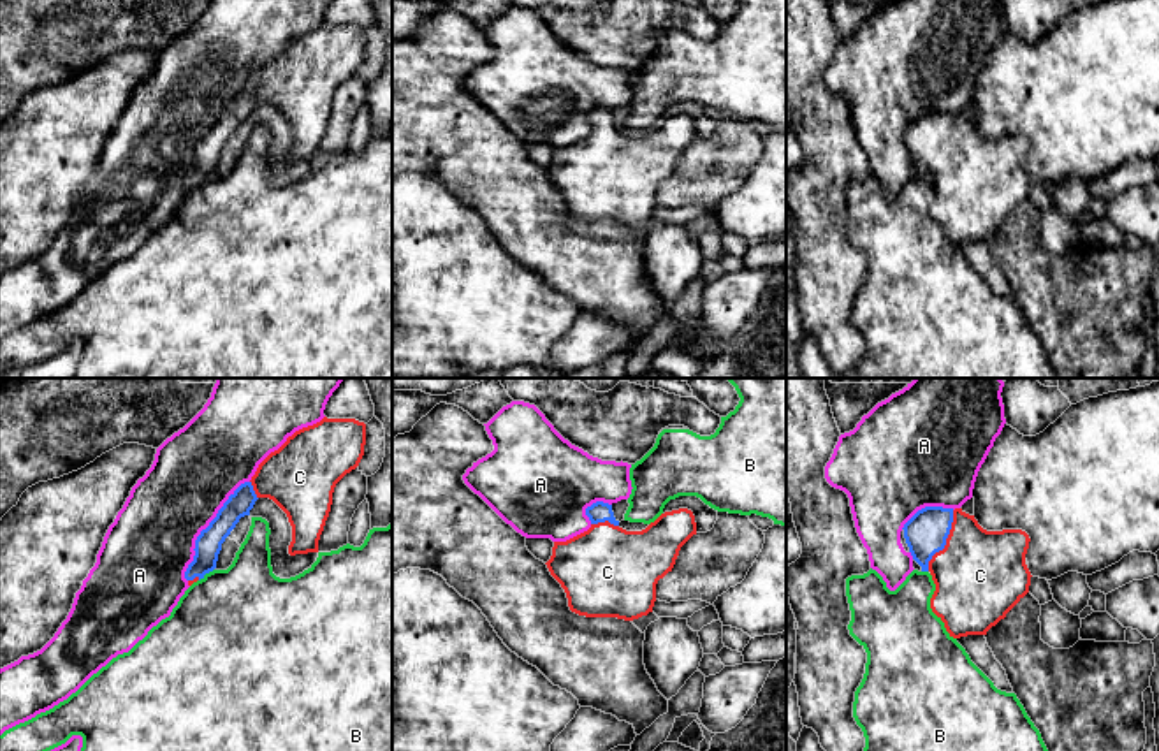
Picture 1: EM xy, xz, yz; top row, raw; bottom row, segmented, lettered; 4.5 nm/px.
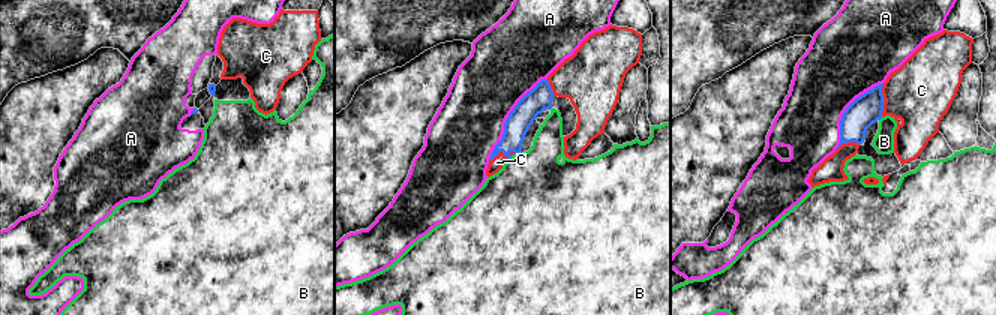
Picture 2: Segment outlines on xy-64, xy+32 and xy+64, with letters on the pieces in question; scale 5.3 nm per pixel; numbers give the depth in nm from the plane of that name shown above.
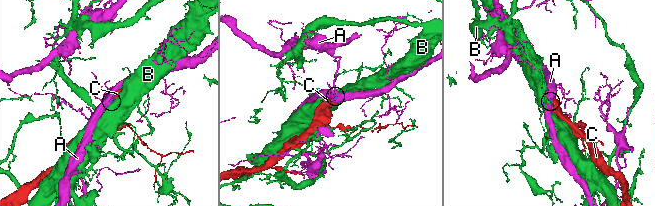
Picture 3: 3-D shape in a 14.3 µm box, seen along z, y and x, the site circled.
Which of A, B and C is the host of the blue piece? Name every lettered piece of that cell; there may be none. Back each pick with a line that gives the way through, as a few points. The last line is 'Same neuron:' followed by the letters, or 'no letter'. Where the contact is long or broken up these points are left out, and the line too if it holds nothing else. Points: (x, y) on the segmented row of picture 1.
Same neuron: C

